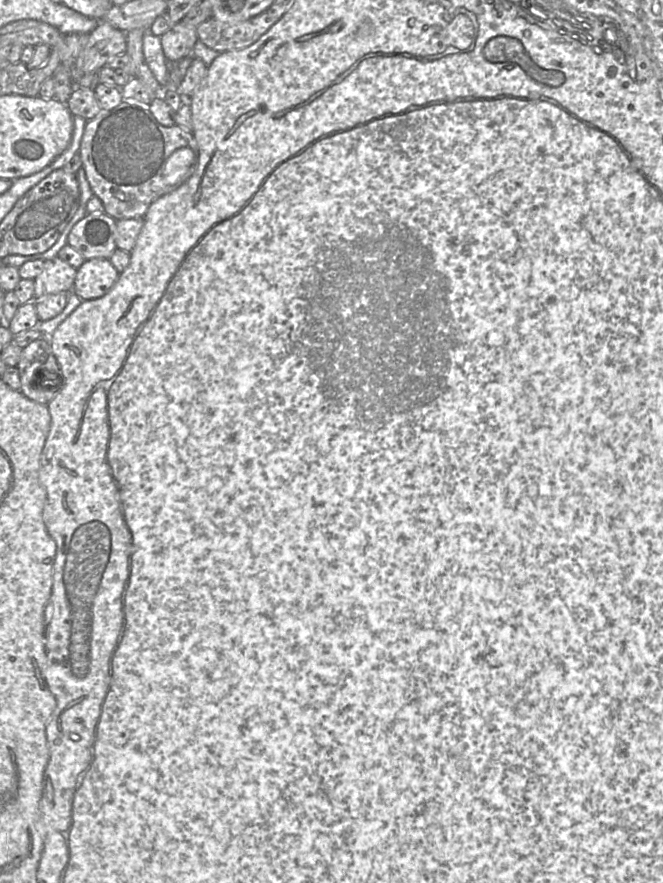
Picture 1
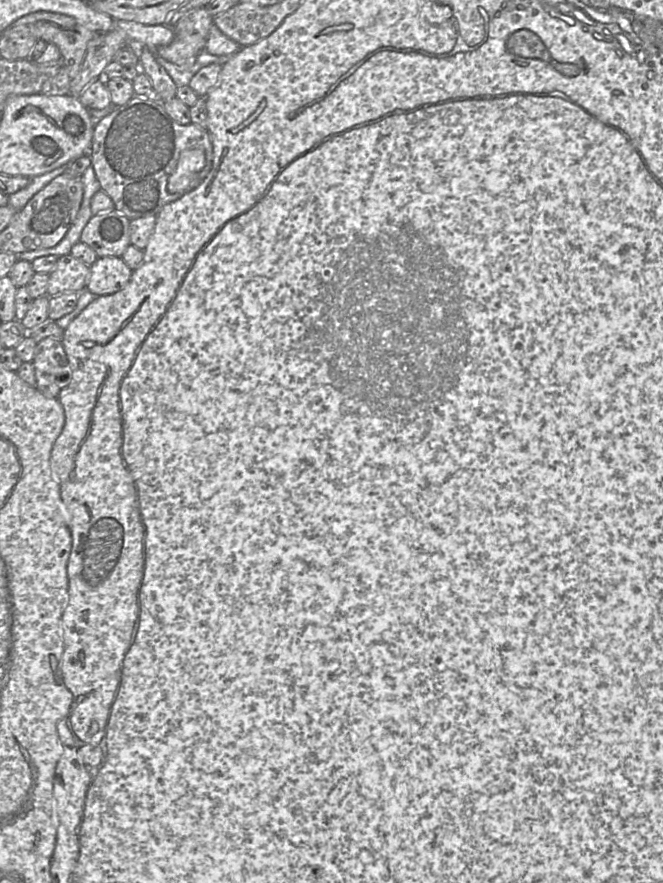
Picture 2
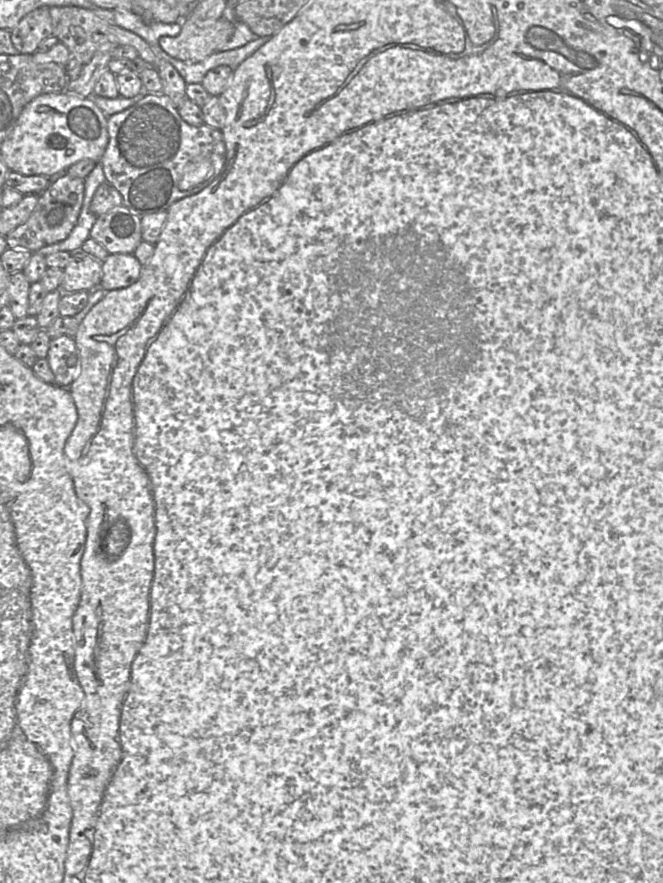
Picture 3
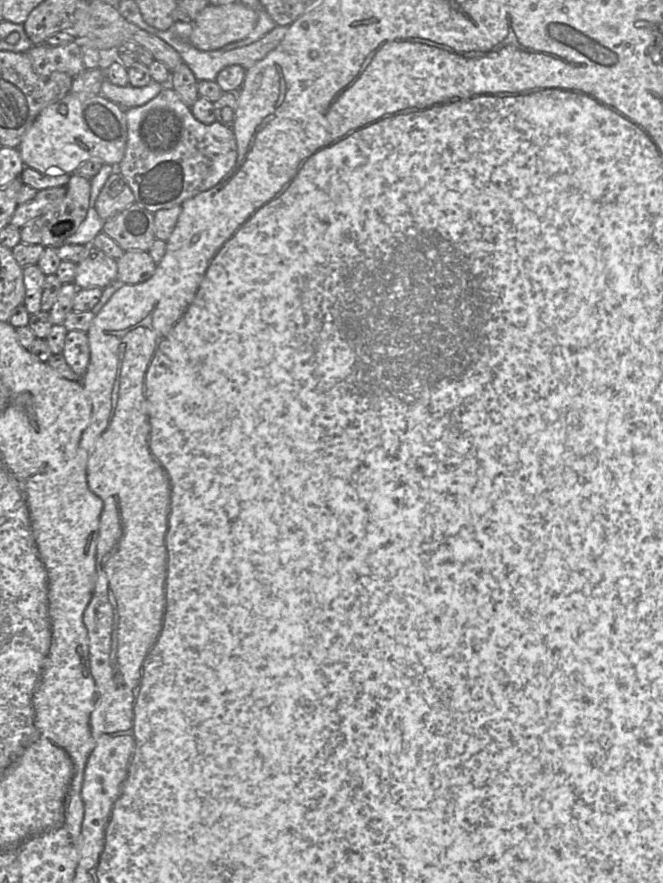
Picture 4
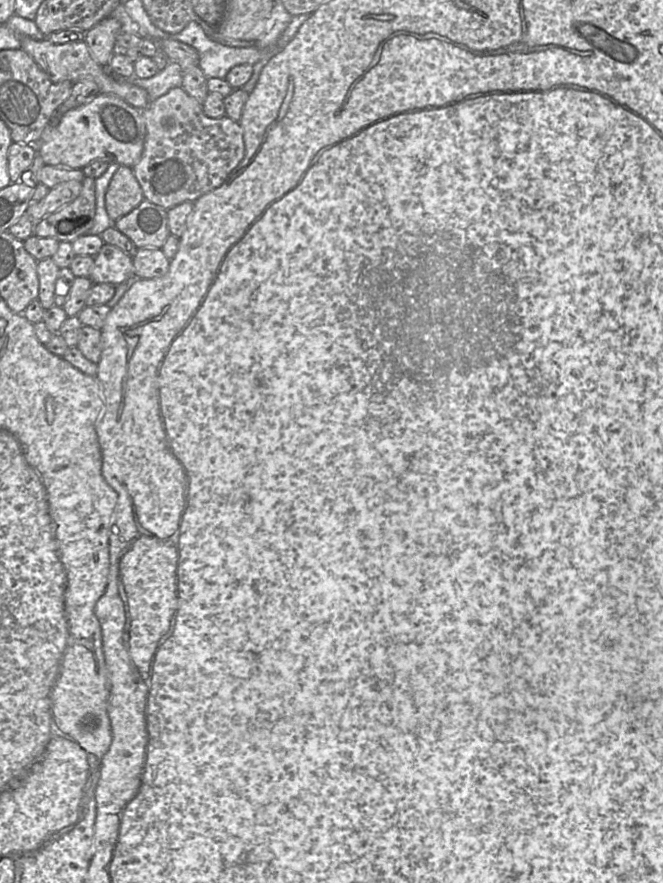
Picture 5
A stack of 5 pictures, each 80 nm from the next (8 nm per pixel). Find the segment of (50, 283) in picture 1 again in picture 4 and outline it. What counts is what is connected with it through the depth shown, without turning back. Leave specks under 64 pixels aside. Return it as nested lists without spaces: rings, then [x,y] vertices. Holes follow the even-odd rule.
[[[90,247],[85,259],[77,263],[73,283],[79,289],[104,288],[117,280],[117,259]]]

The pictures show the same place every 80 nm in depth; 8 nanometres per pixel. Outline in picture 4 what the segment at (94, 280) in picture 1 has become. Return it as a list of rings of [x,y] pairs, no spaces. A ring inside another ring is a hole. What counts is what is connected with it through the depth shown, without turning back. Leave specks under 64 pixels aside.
[[[125,251],[117,259],[117,280],[119,284],[138,284],[150,279],[156,272],[156,263],[148,251]]]

